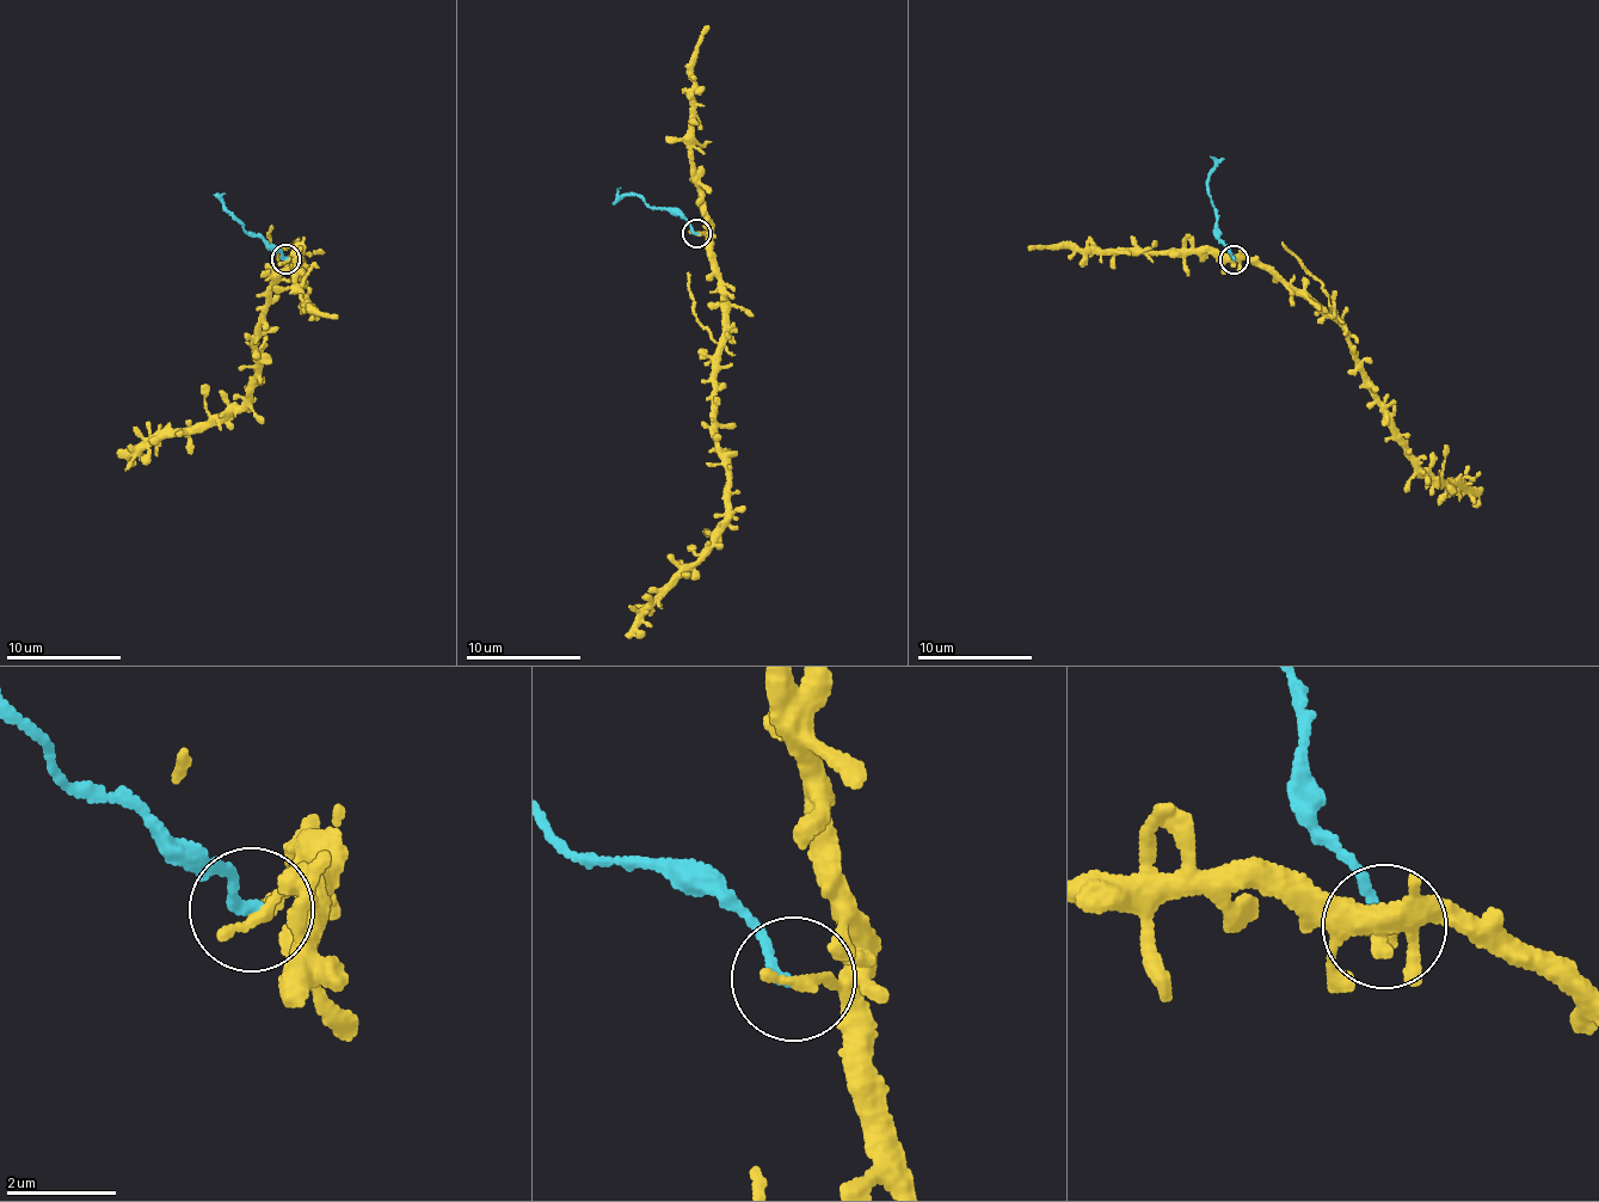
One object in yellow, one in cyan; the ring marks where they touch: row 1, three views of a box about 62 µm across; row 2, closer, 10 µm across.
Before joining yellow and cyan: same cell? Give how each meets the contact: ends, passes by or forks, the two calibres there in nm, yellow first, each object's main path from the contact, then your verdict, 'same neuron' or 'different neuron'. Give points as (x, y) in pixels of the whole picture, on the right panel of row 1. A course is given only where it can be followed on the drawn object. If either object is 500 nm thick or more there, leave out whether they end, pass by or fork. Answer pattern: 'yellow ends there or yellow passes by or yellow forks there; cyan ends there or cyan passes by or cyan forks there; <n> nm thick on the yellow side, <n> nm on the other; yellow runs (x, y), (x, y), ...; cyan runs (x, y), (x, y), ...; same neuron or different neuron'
yellow ends there; cyan ends there; 220 nm thick on the yellow side, 200 nm on the other; yellow runs (1232, 262), (1254, 258), (1344, 330), (1363, 384), (1373, 393), (1391, 436), (1410, 465), (1480, 494); cyan runs (1232, 259), (1219, 238), (1206, 181), (1224, 158); different neuron

